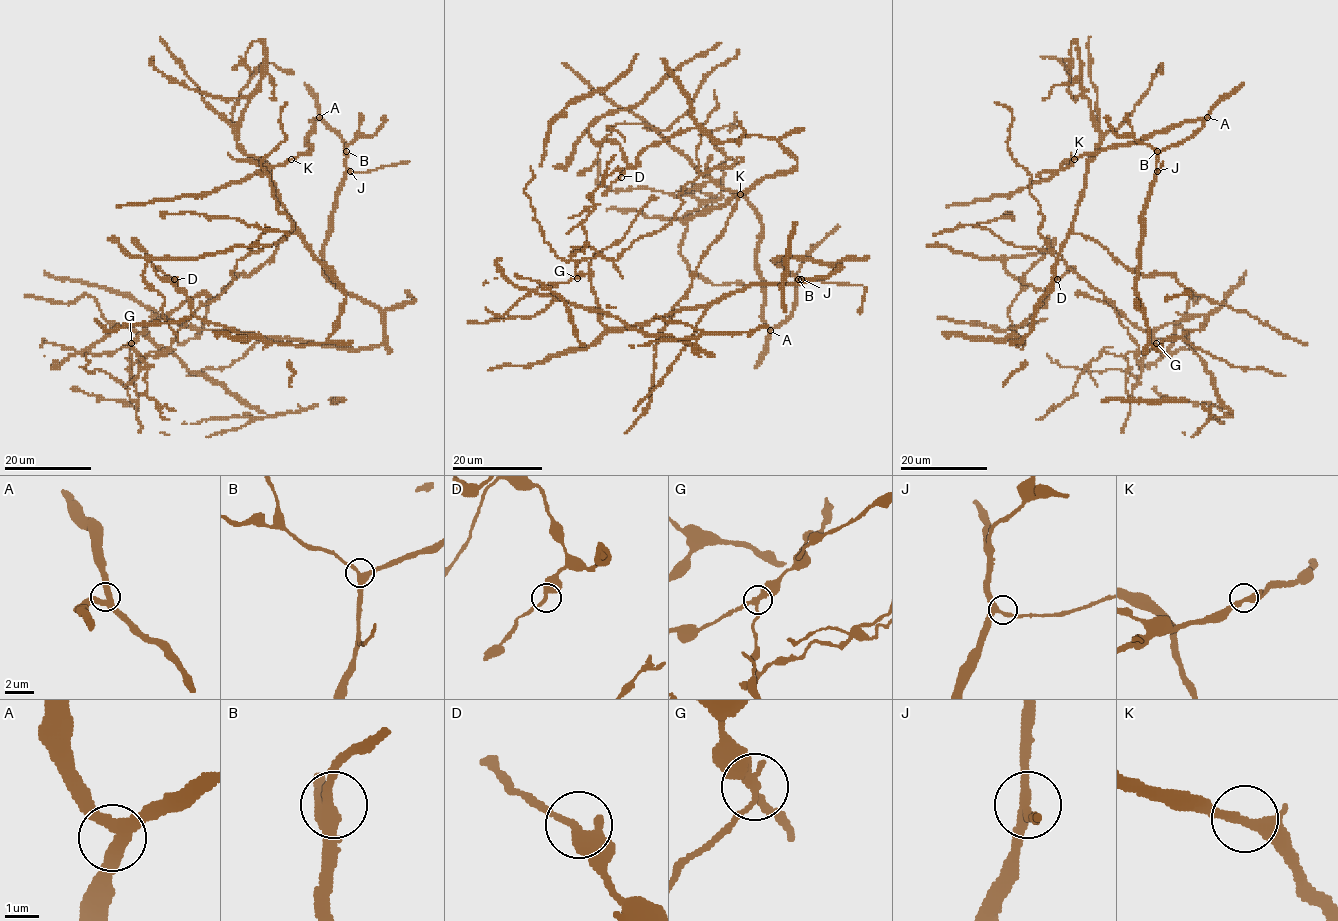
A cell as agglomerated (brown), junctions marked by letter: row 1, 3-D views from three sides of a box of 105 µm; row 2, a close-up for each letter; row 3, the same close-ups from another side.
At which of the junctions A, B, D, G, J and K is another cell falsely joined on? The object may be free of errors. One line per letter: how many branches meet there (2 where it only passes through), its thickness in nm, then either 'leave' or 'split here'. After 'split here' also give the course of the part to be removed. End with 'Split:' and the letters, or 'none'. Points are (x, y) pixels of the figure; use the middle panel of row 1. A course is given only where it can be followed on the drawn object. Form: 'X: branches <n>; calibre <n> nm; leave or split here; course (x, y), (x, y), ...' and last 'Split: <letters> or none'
A: branches 3; calibre 360 nm; leave
B: branches 3; calibre 360 nm; leave
D: branches 3; calibre 280 nm; leave
G: branches 3; calibre 240 nm; split here; course (577, 278), (581, 260), (617, 260), (667, 226), (688, 182), (738, 163), (709, 138), (736, 127), (736, 113)
J: branches 3; calibre 260 nm; leave
K: branches 3; calibre 300 nm; leave
Split: G

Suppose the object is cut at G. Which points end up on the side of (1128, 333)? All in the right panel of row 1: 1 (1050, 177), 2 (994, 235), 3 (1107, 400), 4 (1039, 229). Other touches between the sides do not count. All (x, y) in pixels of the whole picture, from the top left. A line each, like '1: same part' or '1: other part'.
1: other part
2: same part
3: other part
4: same part

